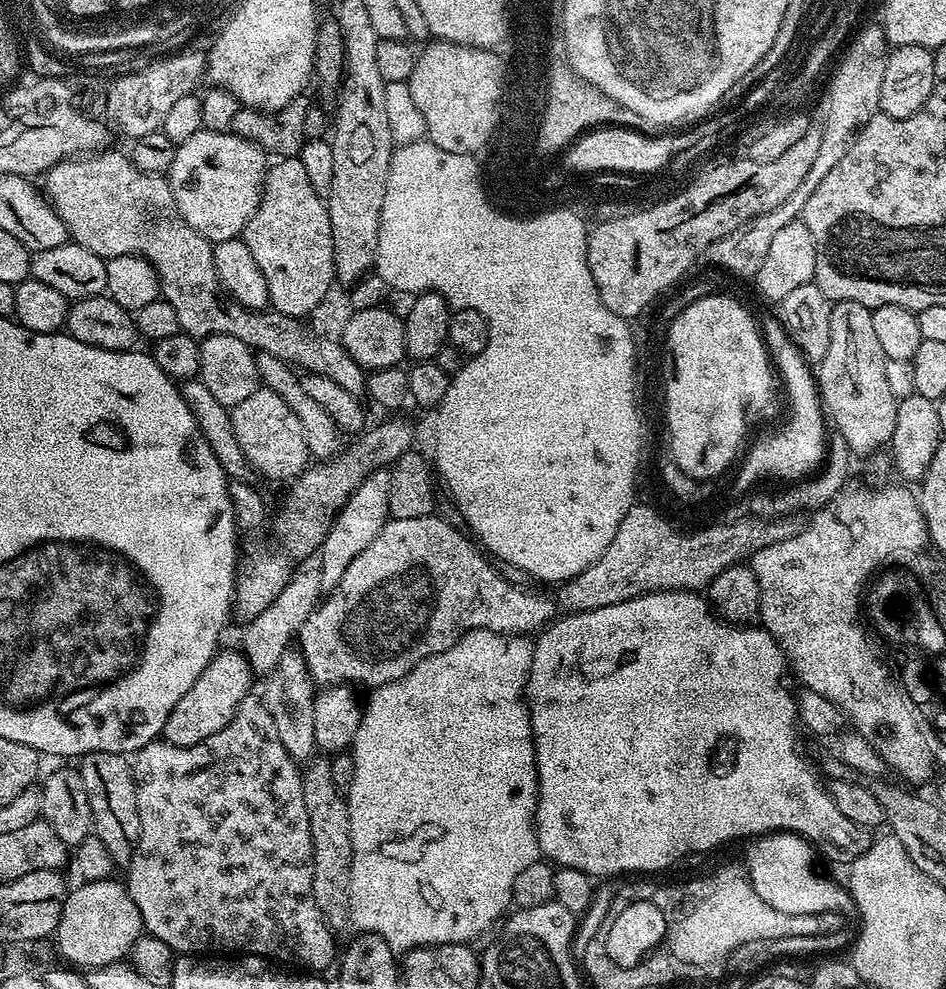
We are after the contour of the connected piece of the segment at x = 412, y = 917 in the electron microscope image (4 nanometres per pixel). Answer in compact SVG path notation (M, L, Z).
M476 628L473 632L464 633L458 642L446 650L418 662L418 666L414 666L402 678L375 689L364 704L364 717L350 749L354 758L354 786L350 786L346 793L350 842L353 843L348 918L357 933L378 933L397 954L409 952L412 948L424 948L428 944L468 944L475 941L476 936L486 930L486 926L497 923L509 911L514 878L518 878L518 873L541 859L536 837L536 747L532 741L528 706L524 701L532 646L533 641L524 634Z

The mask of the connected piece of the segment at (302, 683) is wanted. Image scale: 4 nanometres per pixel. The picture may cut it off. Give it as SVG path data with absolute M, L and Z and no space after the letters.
M289 650L282 654L278 666L263 677L264 692L262 699L266 710L270 710L270 718L274 718L274 726L278 730L278 738L282 738L282 746L290 758L297 762L313 759L317 751L314 738L314 702L316 701L317 685L299 651Z

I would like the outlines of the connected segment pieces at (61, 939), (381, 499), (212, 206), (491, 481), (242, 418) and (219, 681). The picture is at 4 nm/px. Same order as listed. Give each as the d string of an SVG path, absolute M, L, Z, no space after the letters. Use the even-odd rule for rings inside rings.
M116 878L80 882L64 900L62 918L54 933L56 948L65 965L77 970L91 970L119 964L131 953L134 942L144 932L144 919L134 906L127 887Z
M389 467L376 468L355 488L350 498L337 512L318 552L324 592L332 591L334 586L342 580L342 575L346 574L346 569L354 558L362 554L362 551L378 538L382 526L388 523L391 472Z
M201 130L186 138L186 142L176 145L174 162L166 173L178 214L213 244L237 239L254 214L264 190L264 160L266 153L263 148L234 135L231 130Z
M427 138L401 143L393 151L386 178L386 198L382 198L374 272L393 293L437 292L448 299L453 309L473 308L478 310L478 314L482 314L482 318L486 318L490 330L490 342L486 350L465 359L462 370L458 370L449 379L446 398L438 409L440 417L436 420L434 468L439 479L440 476L444 479L449 494L456 499L465 522L472 527L471 535L497 561L512 564L529 577L563 582L571 576L582 574L582 570L602 558L606 546L614 542L614 534L618 534L622 518L631 509L628 502L632 494L632 470L636 464L637 449L637 420L632 407L632 347L624 325L600 305L599 288L588 265L590 228L589 225L584 225L581 213L562 209L560 212L552 212L552 216L544 216L544 220L528 220L528 223L516 223L516 220L493 215L488 210L488 204L484 204L486 194L482 183L482 164L480 166L476 159L472 154L454 154L442 150Z
M261 386L230 411L234 438L238 438L238 446L242 446L242 454L246 454L253 473L260 475L261 472L268 480L292 482L309 467L308 439L302 430L302 422L274 390Z
M217 651L216 656L202 670L198 682L186 690L186 694L178 696L178 706L170 710L170 718L166 718L162 736L168 743L174 746L194 746L210 734L218 734L222 726L226 726L234 718L238 706L244 701L245 696L249 695L254 679L254 673L248 666L248 659L244 657L243 651L224 652Z

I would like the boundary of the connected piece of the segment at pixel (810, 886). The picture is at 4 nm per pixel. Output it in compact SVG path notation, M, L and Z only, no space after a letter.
M791 832L767 833L753 839L746 854L745 869L758 896L784 914L833 912L845 918L857 915L852 894L843 883L835 884L816 867L816 852L805 838Z

